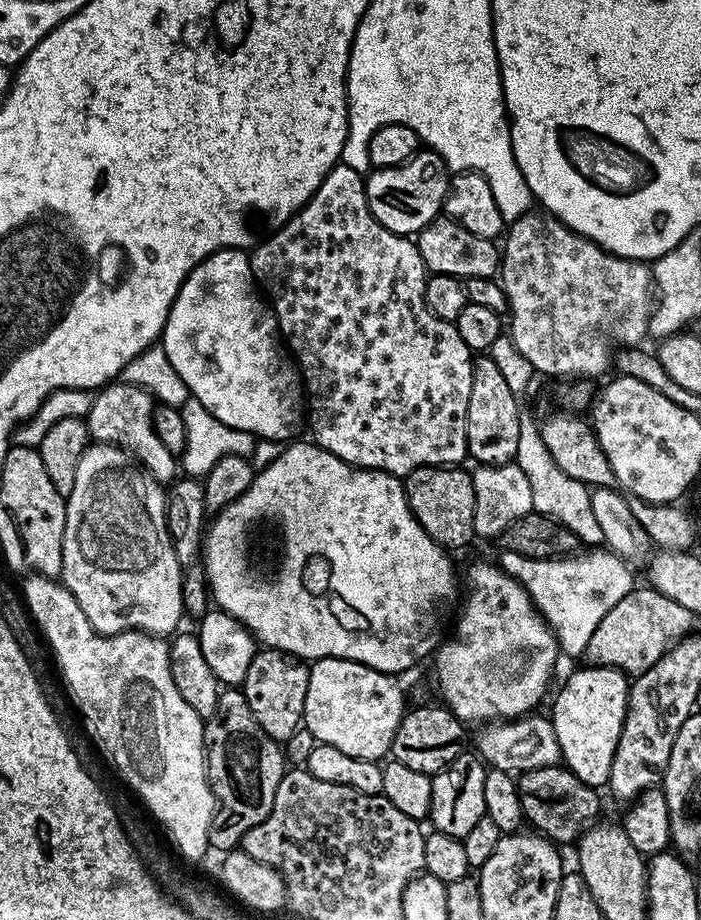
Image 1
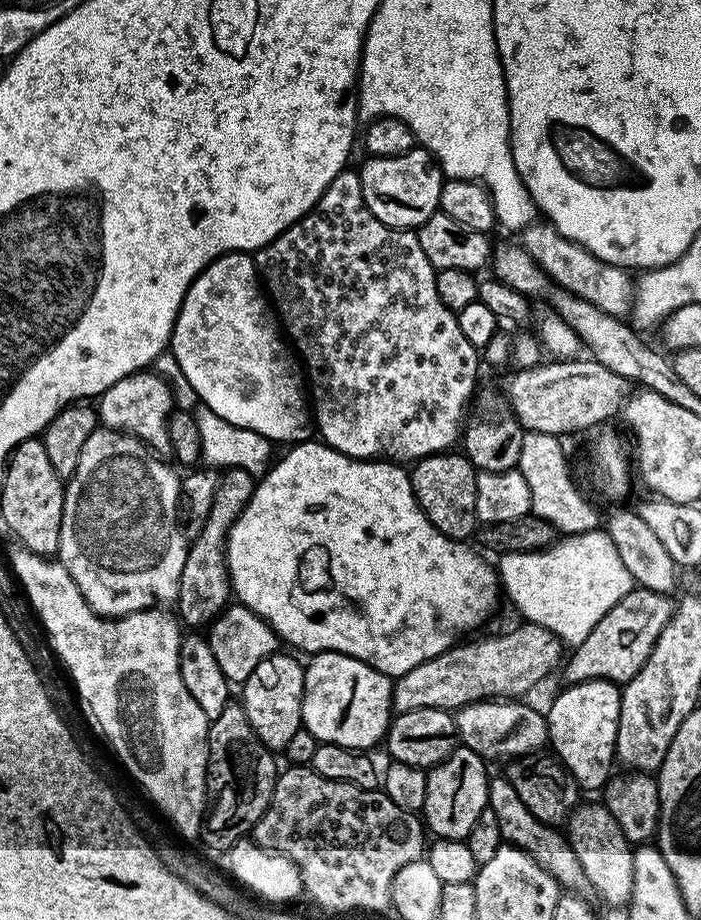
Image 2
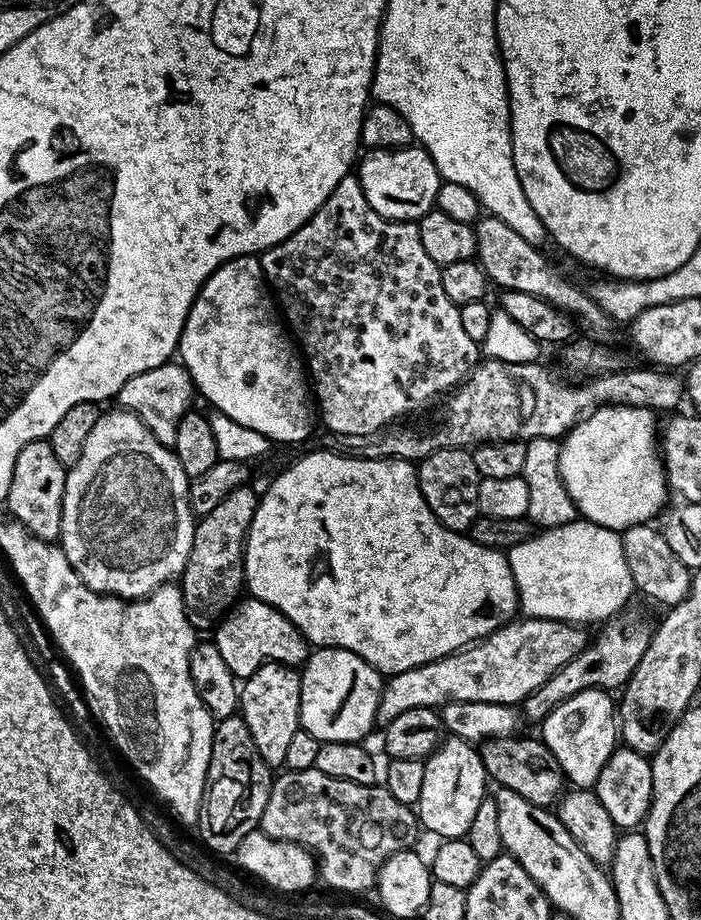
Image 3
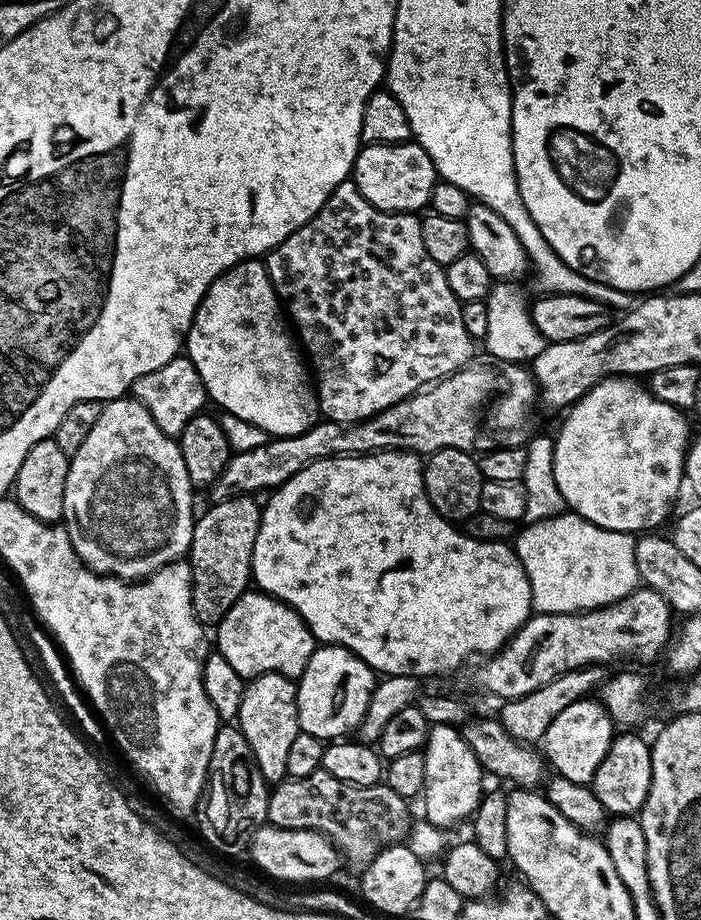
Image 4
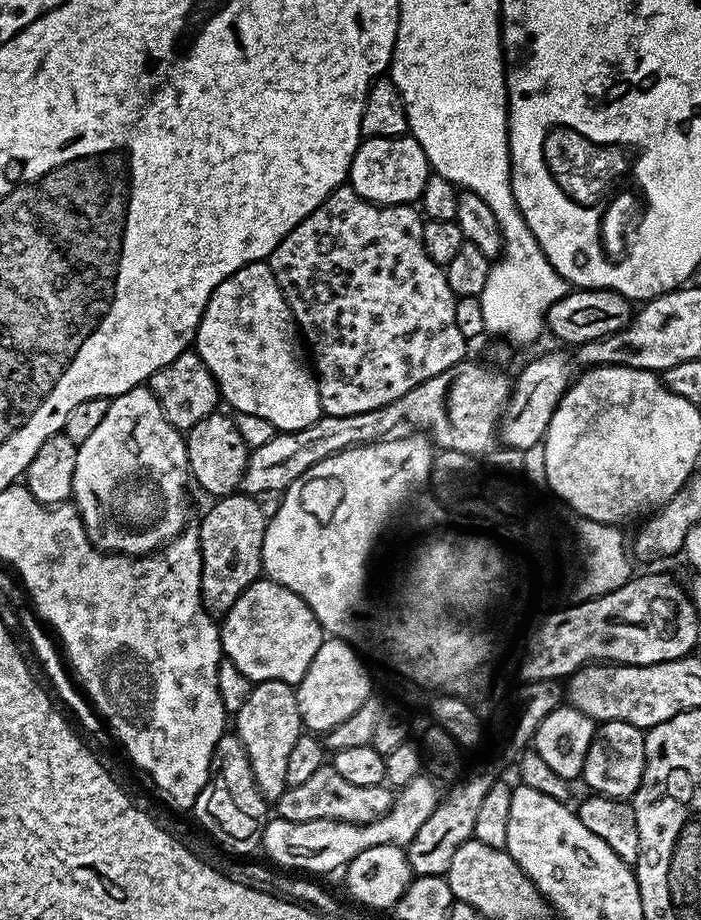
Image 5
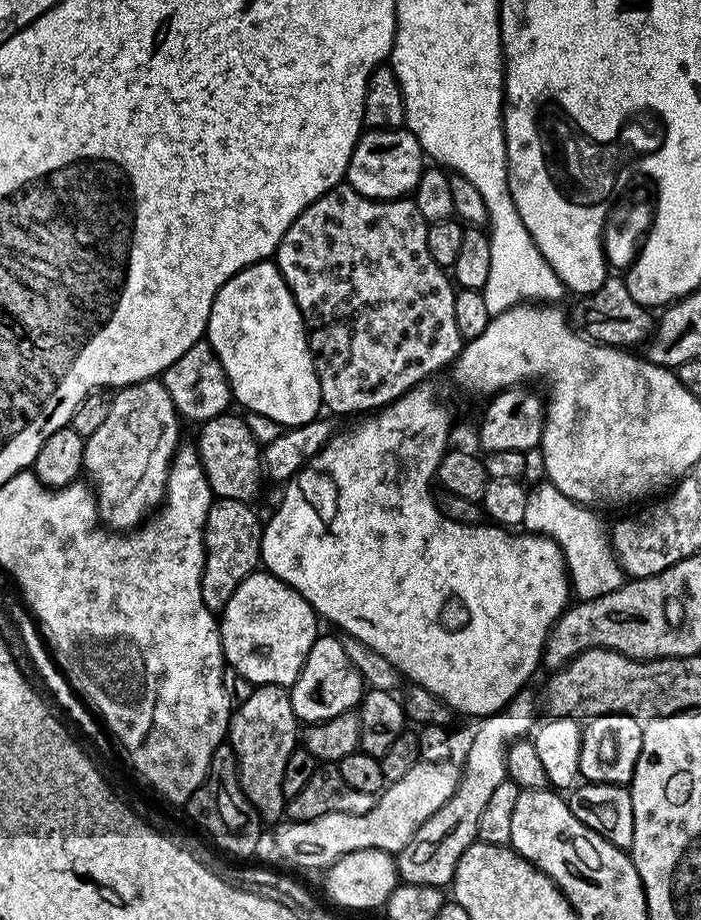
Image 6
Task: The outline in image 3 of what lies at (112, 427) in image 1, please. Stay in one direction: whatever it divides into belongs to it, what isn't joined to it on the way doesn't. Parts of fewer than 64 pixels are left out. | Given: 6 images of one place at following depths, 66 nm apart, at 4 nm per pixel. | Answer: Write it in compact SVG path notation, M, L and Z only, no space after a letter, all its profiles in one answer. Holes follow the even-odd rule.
M169 362L162 366L154 366L154 370L142 370L142 374L134 374L126 386L122 386L118 397L119 407L125 412L134 413L158 442L171 446L178 434L178 422L193 407L194 385L190 374L179 362Z

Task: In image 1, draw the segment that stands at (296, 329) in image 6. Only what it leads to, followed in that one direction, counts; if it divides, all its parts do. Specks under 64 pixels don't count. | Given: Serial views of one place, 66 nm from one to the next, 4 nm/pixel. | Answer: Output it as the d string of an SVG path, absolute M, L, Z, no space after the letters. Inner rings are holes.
M223 248L221 252L215 252L214 254L210 254L208 257L206 257L205 260L202 261L201 264L192 268L192 273L189 274L186 279L184 279L184 281L182 282L182 286L178 290L178 294L174 298L174 302L170 306L170 314L166 318L166 326L164 327L162 345L166 352L166 357L168 357L168 359L170 360L170 365L174 366L174 370L178 372L178 374L182 378L182 382L184 382L186 387L188 388L191 399L197 400L198 402L202 402L202 406L206 406L206 410L210 410L210 414L214 414L214 418L218 418L218 422L226 422L226 426L234 426L238 430L246 430L249 434L257 438L263 438L263 436L265 436L265 438L268 440L284 440L283 442L291 441L293 437L295 437L292 435L294 435L295 432L299 430L300 424L302 428L302 421L305 419L306 416L306 389L304 386L304 382L295 359L293 359L293 357L289 355L289 353L286 351L285 345L282 343L282 337L278 331L278 325L276 322L276 313L272 311L269 301L265 299L265 297L262 295L261 289L256 283L256 277L252 274L252 261L250 259L249 253L245 251L245 249Z

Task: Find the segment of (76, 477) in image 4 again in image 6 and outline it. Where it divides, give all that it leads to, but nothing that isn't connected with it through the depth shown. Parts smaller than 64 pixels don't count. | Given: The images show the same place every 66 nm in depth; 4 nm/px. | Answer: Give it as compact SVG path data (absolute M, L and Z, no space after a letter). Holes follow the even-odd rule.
M163 379L127 384L113 395L106 422L84 442L84 472L95 491L103 527L120 534L135 530L165 503L168 471L182 440L180 424Z

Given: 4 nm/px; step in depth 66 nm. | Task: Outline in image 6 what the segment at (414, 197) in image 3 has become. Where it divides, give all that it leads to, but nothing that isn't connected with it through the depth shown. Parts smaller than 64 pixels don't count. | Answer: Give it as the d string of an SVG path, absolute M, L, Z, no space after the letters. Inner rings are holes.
M374 128L357 140L348 163L346 184L349 189L372 200L398 200L415 193L426 157L414 133L403 128Z

